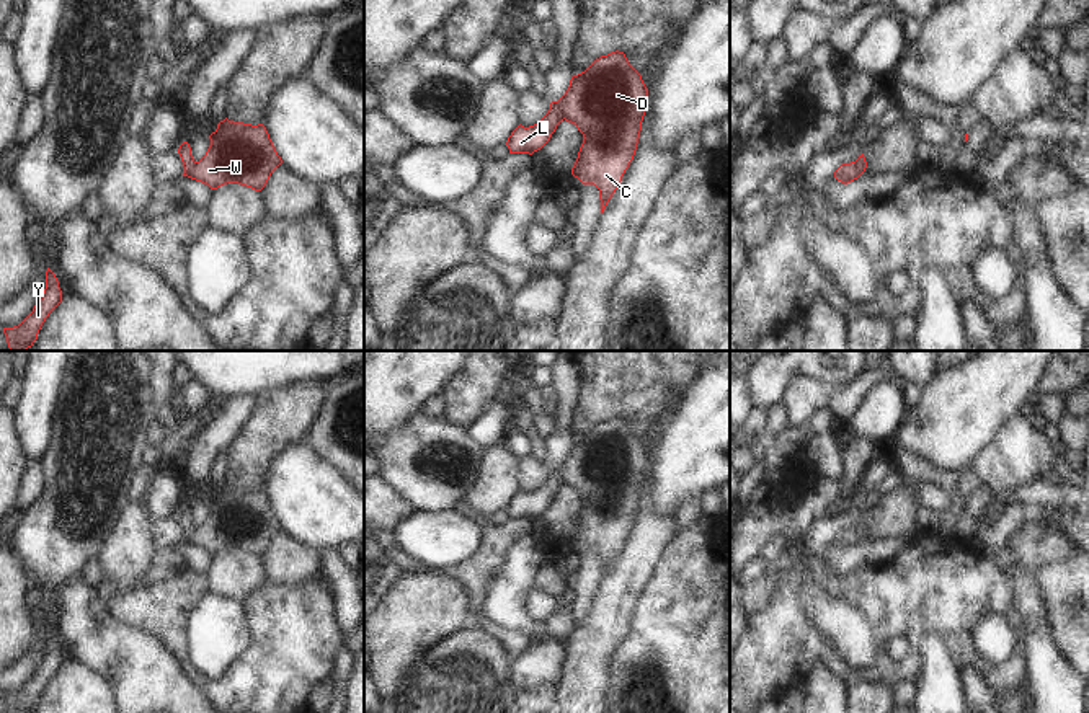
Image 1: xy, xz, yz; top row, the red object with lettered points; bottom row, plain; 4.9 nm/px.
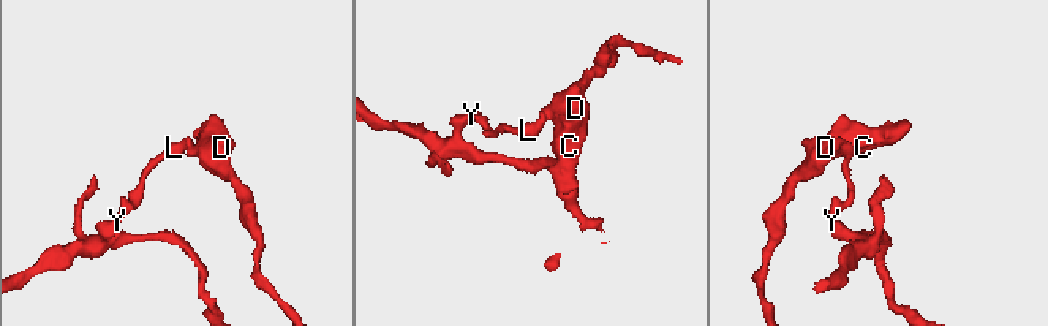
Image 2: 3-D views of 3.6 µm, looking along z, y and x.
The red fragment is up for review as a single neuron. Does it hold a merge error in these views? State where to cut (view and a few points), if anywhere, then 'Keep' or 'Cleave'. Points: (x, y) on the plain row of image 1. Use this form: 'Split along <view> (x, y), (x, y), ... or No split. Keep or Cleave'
Split along xz (551, 469), (564, 483). Cleave.

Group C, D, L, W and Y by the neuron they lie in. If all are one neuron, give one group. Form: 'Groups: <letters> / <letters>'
Groups: C D W / L Y.

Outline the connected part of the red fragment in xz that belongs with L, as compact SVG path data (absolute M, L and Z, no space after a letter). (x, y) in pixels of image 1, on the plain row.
M550 468L547 480L534 491L518 491L508 503L509 519L529 519L540 516L563 486L562 476Z

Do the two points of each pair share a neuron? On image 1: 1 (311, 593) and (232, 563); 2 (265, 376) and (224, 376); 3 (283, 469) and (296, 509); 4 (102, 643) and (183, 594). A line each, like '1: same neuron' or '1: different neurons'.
1: different neurons
2: same neuron
3: same neuron
4: different neurons

